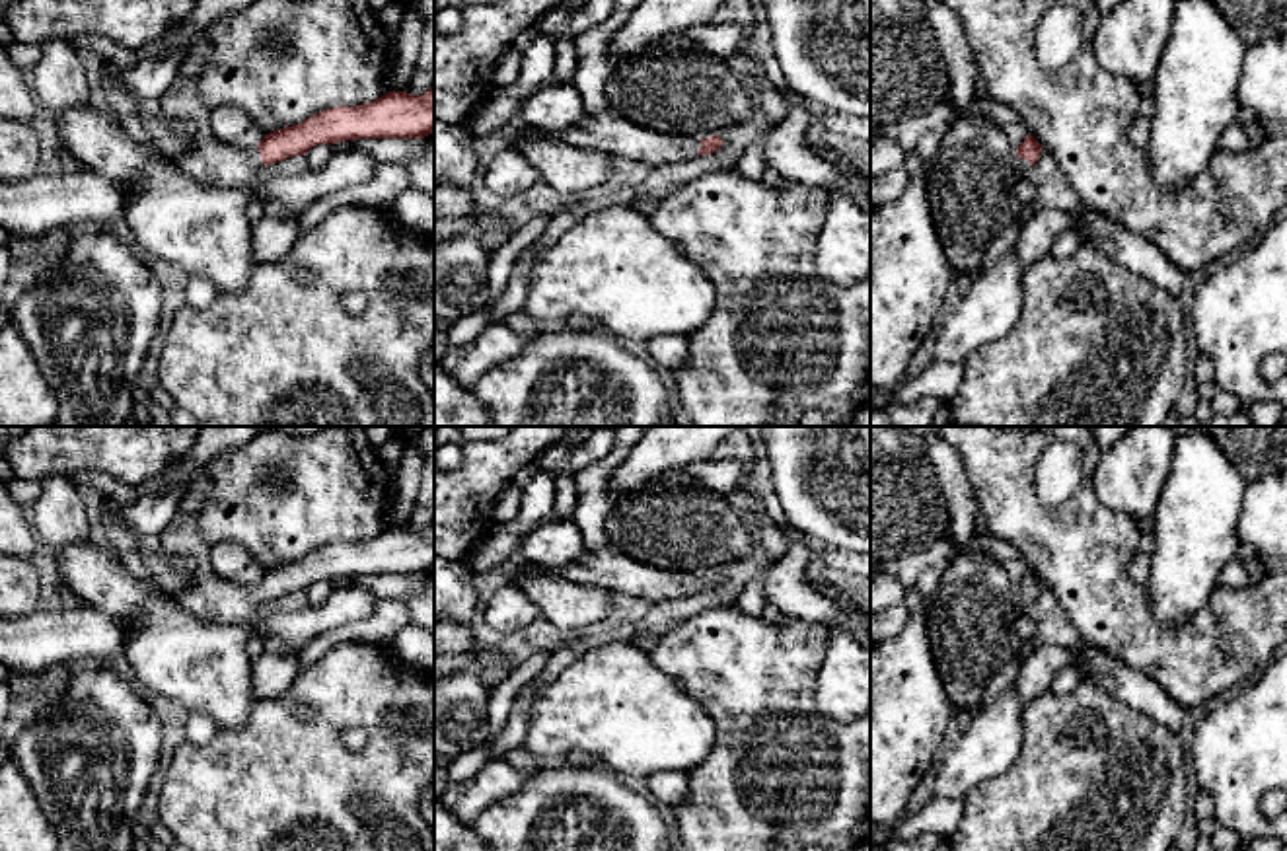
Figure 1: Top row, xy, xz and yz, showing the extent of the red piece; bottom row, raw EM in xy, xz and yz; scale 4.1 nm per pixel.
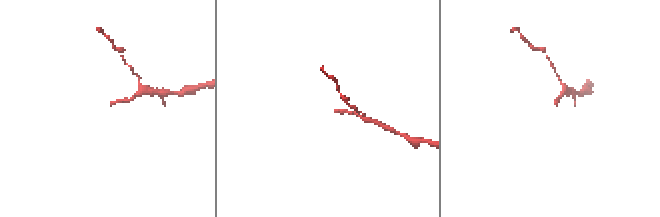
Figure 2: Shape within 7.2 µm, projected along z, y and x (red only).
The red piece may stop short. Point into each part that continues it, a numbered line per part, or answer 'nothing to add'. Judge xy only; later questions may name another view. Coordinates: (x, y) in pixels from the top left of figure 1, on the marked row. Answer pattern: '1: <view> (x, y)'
1: xy (215, 162)

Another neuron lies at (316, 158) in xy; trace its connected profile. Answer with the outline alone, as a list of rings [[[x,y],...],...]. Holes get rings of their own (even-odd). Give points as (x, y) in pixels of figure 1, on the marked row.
[[[317,144],[304,154],[304,160],[306,160],[308,169],[317,171],[327,166],[331,156],[333,156],[331,144]]]

